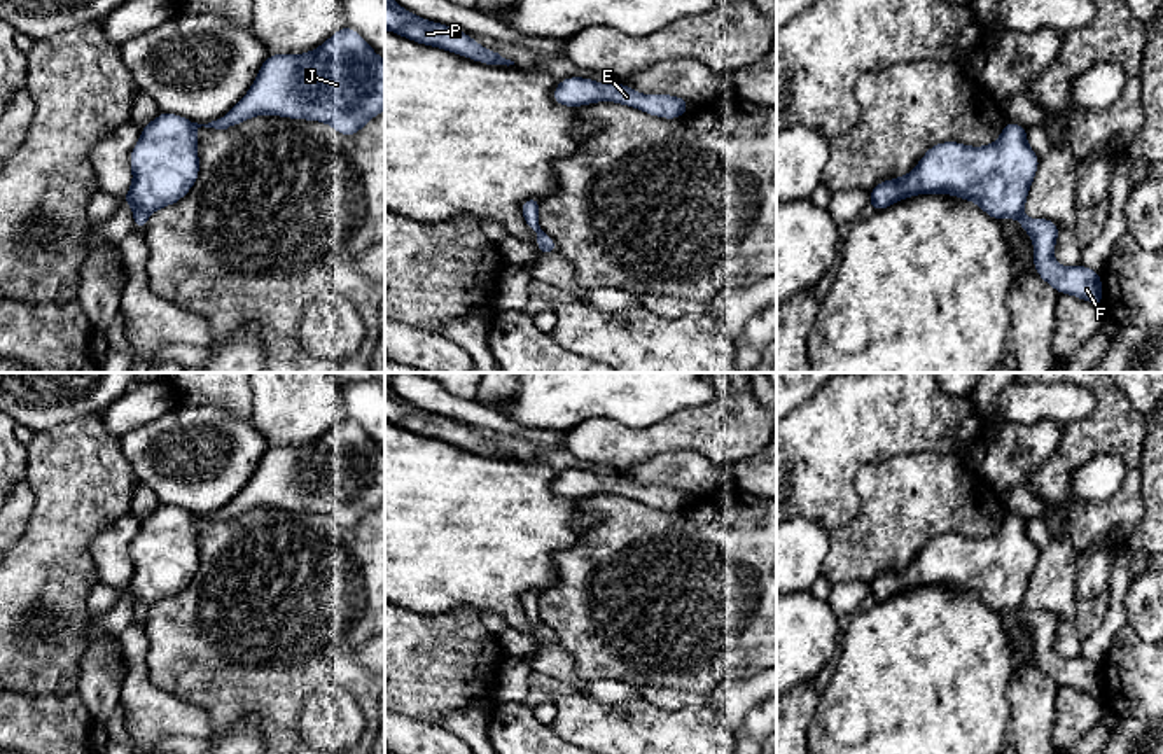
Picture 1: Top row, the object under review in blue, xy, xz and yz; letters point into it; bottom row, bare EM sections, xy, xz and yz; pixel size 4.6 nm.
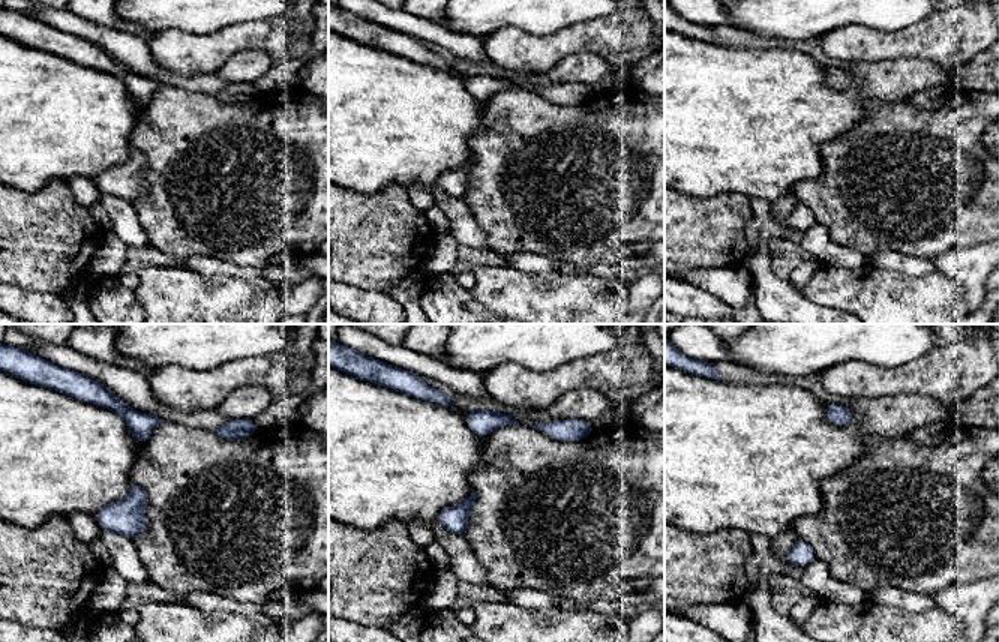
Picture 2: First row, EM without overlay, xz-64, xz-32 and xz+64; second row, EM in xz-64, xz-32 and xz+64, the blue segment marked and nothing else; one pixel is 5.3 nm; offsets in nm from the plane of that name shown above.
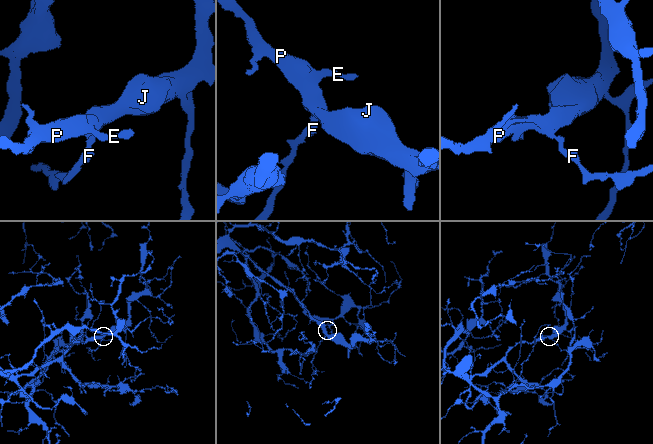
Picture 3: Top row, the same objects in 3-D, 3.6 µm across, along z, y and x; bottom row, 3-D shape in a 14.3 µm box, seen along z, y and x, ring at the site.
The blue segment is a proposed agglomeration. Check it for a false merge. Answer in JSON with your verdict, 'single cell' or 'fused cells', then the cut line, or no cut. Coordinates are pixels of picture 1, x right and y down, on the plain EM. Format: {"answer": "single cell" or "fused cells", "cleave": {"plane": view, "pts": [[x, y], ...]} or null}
{"answer": "single cell", "cleave": null}

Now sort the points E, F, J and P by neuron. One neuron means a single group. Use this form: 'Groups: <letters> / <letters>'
Groups: E F J P

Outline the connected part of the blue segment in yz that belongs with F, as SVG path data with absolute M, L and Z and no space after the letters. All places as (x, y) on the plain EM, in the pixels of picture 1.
M1004 514L992 537L932 537L908 567L881 572L869 583L869 602L883 602L918 586L953 586L974 593L995 612L1018 611L1034 633L1035 665L1058 686L1104 700L1100 665L1084 656L1065 660L1055 653L1060 616L1023 607L1039 556L1041 551L1027 534L1027 518Z

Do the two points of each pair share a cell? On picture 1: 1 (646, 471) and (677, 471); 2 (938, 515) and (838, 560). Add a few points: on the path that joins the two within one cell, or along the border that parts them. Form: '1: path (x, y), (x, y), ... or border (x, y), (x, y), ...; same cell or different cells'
1: path (653, 471), (670, 471); same cell
2: path (913, 515), (905, 515), (868, 551), (863, 551); same cell

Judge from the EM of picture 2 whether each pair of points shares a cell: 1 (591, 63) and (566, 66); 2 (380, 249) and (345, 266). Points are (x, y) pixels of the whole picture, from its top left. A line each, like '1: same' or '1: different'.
1: same
2: same

